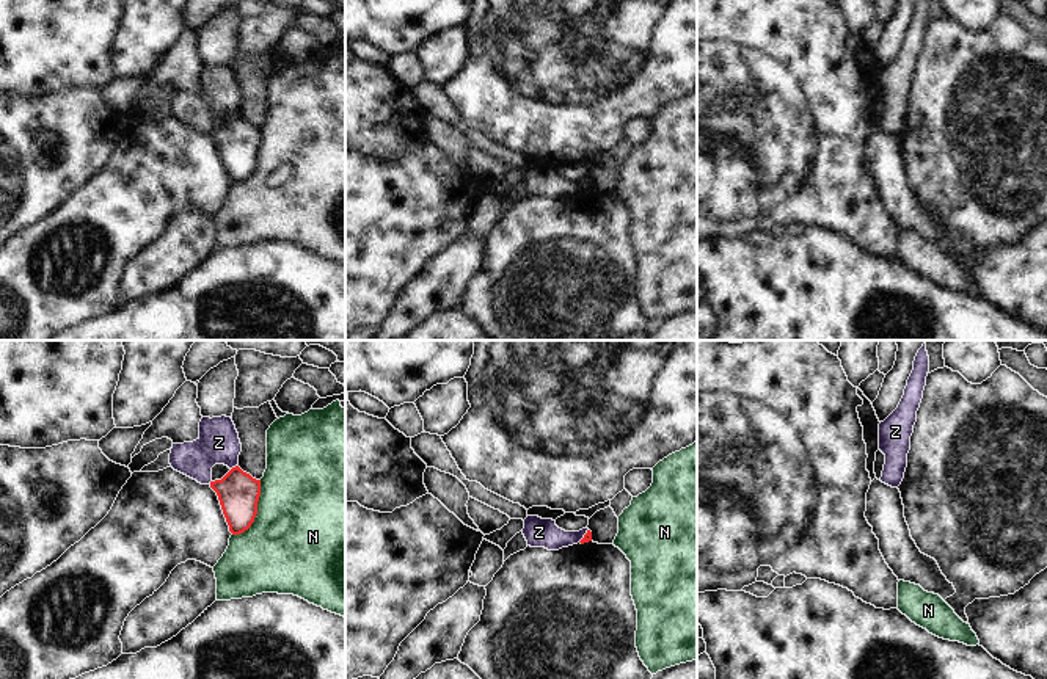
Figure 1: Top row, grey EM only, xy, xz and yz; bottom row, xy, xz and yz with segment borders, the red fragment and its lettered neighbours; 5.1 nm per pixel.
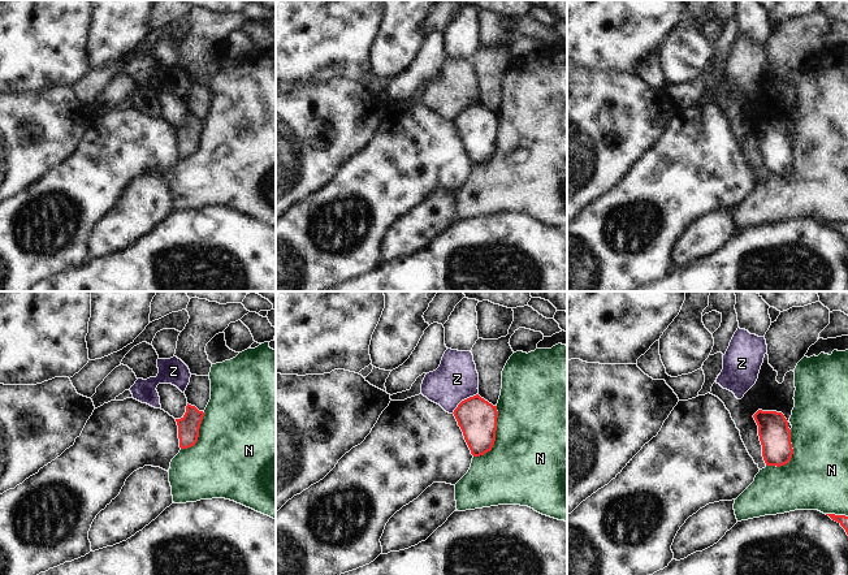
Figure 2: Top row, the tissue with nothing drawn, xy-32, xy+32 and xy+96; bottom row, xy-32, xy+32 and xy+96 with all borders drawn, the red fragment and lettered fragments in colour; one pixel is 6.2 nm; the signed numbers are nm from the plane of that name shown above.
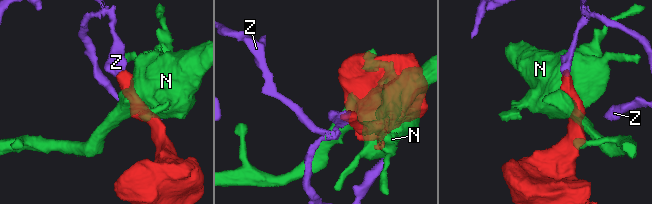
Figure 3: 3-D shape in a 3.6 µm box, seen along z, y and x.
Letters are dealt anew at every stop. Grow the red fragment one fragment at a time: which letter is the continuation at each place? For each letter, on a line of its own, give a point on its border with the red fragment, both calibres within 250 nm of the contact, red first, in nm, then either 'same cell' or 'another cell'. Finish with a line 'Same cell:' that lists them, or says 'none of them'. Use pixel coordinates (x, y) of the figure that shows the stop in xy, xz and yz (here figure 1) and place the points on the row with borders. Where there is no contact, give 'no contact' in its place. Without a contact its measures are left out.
N: contact xy (256, 511); calibres 220 and 500 nm; another cell
Z: contact xy (233, 468); calibres 220 and 220 nm; another cell
Same cell: none of them

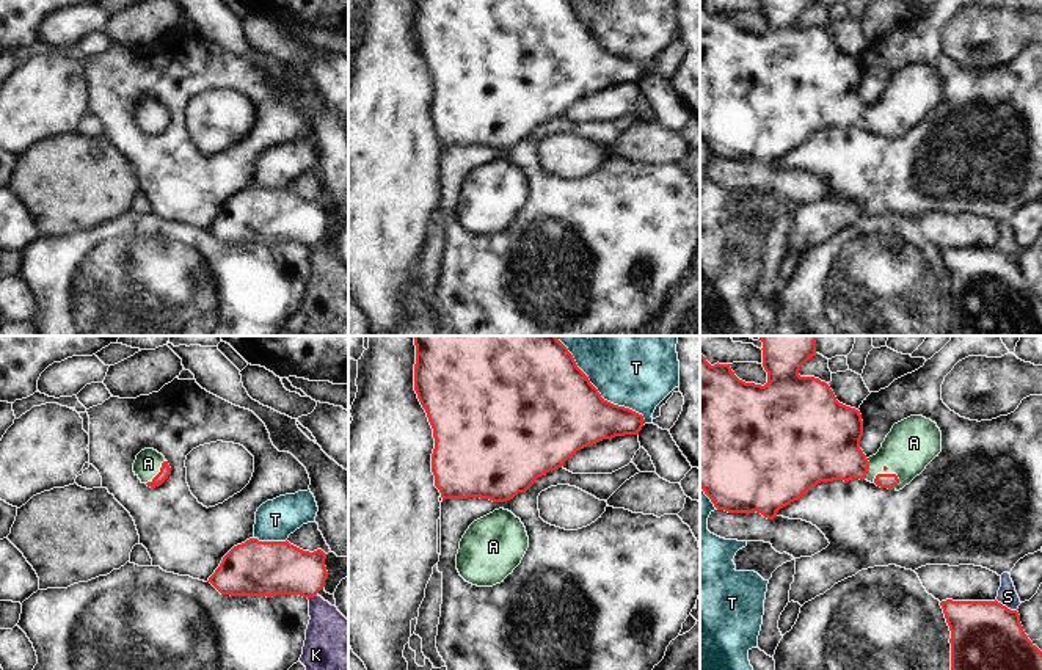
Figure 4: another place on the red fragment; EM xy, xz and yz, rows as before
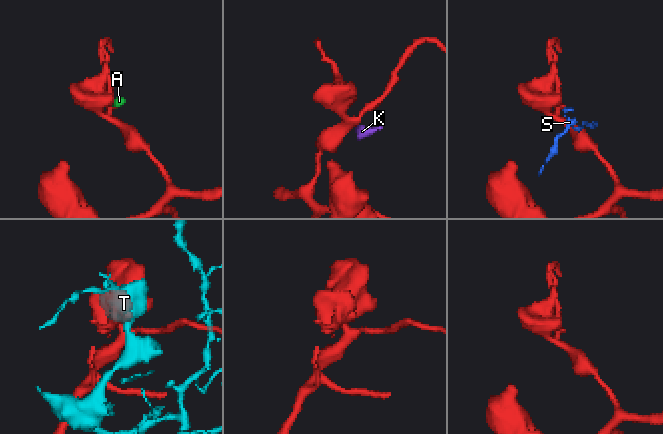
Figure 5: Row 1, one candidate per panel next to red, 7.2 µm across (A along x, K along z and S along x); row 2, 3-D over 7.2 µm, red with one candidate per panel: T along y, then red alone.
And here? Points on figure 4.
A: contact yz (884, 474); calibres 80 and 260 nm; same cell
K: contact xy (311, 597); calibres 280 and 280 nm; another cell
S: contact yz (1005, 606); calibres 360 and 100 nm; another cell
T: contact xz (597, 391); calibres 480 and 480 nm; another cell
Same cell: A

